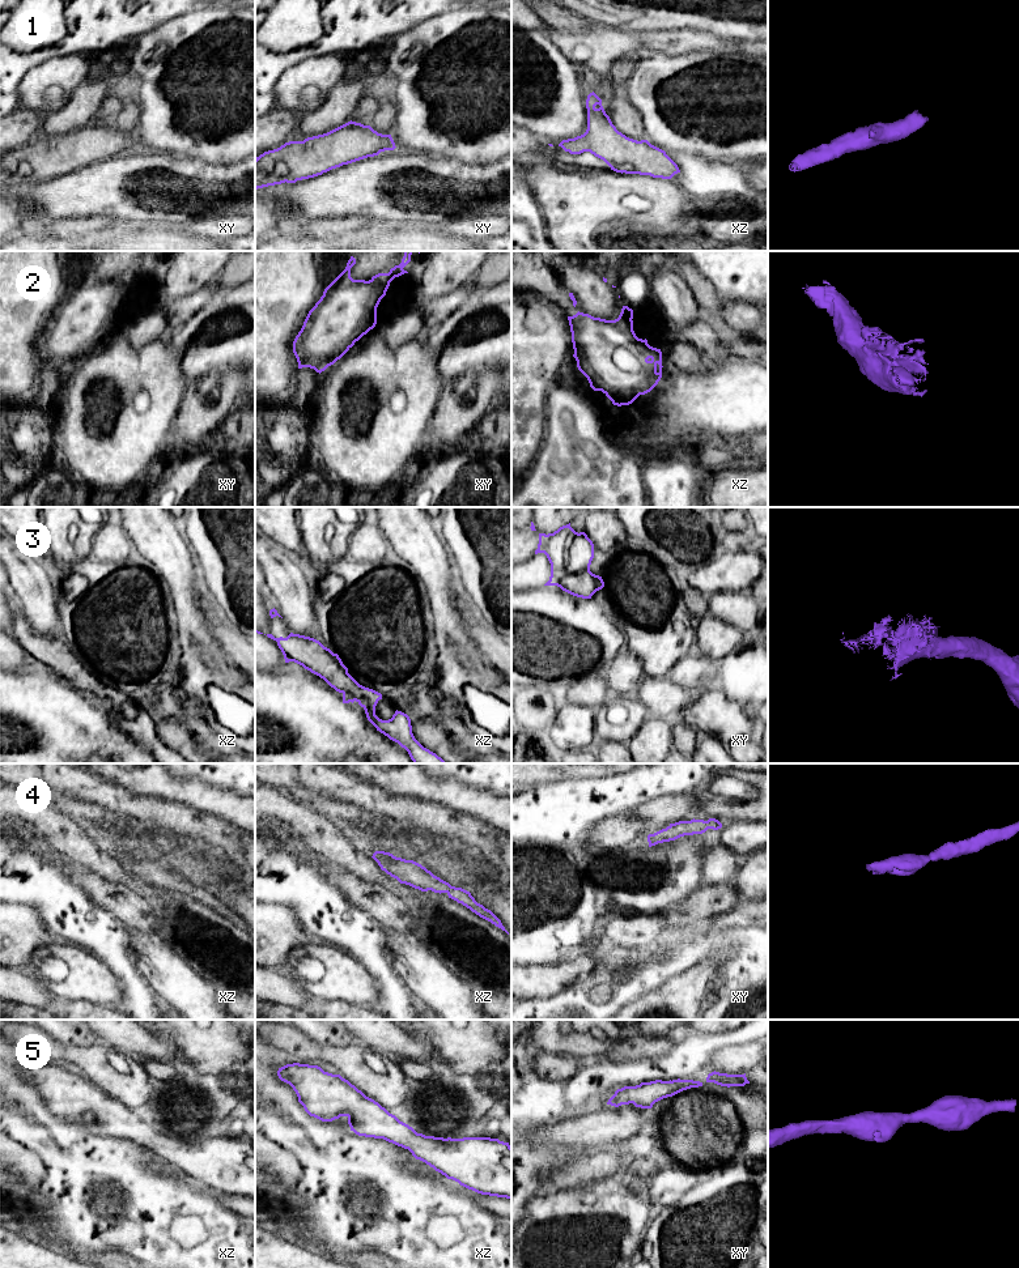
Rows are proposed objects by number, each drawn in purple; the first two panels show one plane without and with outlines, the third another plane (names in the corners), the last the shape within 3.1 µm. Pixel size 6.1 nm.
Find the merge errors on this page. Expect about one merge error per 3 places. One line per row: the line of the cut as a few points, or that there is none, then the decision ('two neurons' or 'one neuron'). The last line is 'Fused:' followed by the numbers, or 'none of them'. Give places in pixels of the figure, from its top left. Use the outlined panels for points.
1: cut none; one neuron
2: cut none; one neuron
3: cut none; one neuron
4: cut none; one neuron
5: cut none; one neuron
Fused: none of them

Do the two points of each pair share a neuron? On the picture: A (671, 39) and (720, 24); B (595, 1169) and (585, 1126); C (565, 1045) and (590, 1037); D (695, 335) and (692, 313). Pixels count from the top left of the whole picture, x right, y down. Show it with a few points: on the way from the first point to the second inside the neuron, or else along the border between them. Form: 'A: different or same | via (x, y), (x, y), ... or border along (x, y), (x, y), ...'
A: different | border along (670, 28), (707, 30), (726, 41)
B: different | border along (615, 1148), (594, 1149)
C: same | via (572, 1045), (584, 1041)
D: different | border along (701, 316), (676, 332)

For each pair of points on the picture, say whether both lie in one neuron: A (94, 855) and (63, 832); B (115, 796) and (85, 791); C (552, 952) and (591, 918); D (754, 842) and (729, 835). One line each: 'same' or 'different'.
A: same
B: same
C: same
D: same

